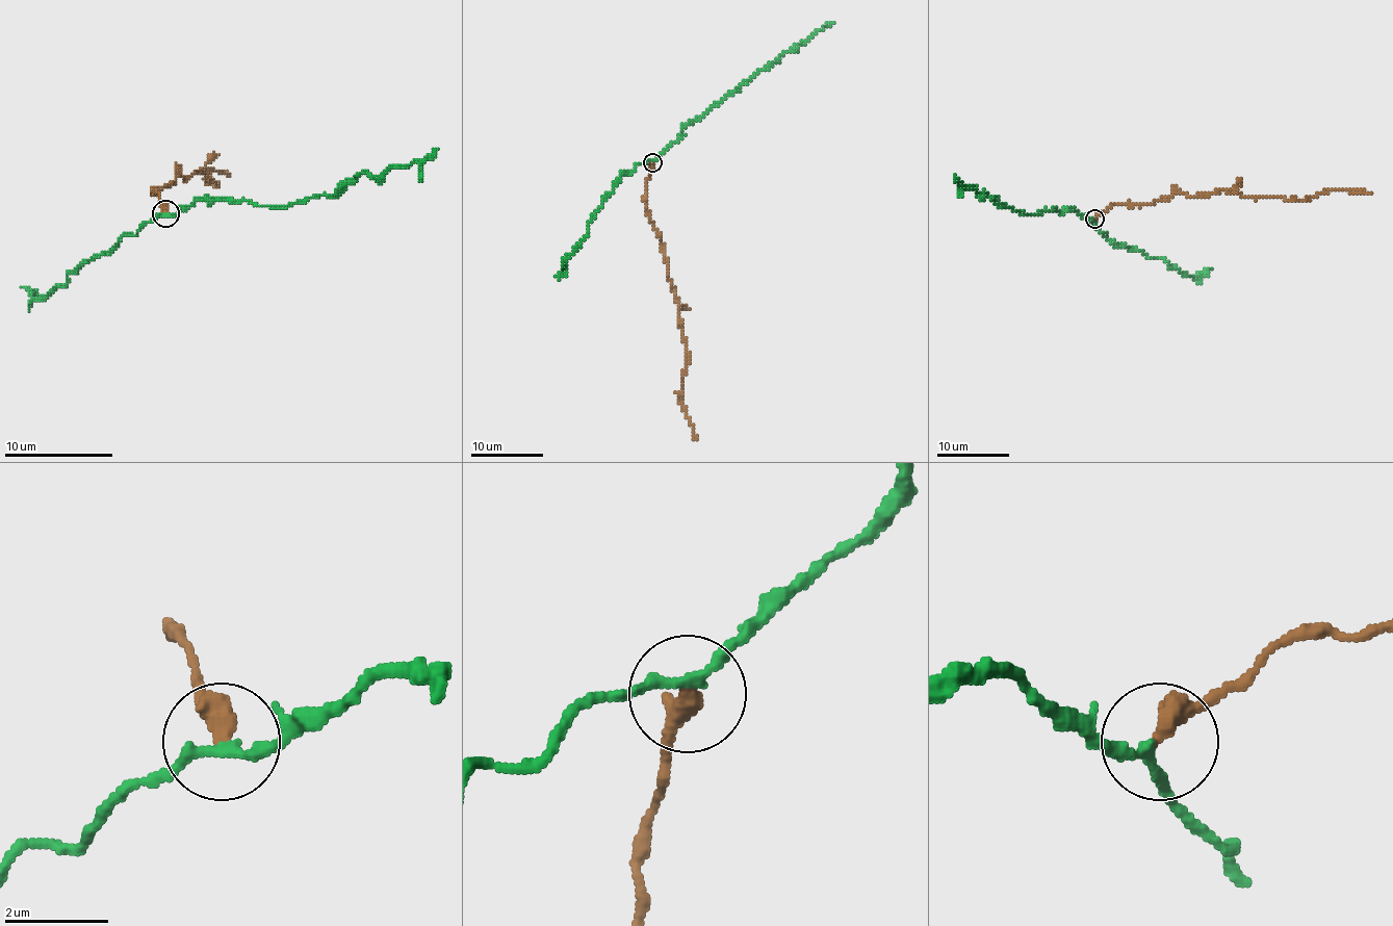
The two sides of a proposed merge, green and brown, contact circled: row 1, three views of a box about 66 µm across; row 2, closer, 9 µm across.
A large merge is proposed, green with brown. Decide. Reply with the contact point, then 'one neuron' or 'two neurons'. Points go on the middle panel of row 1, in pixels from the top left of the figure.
place (652, 162); two neurons

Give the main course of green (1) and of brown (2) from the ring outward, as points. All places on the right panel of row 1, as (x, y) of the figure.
1: (1093, 220), (1075, 210), (1015, 212), (985, 191), (966, 188), (954, 176)
2: (1095, 220), (1111, 205), (1153, 203), (1177, 191), (1235, 190), (1289, 201), (1334, 190), (1370, 194)

